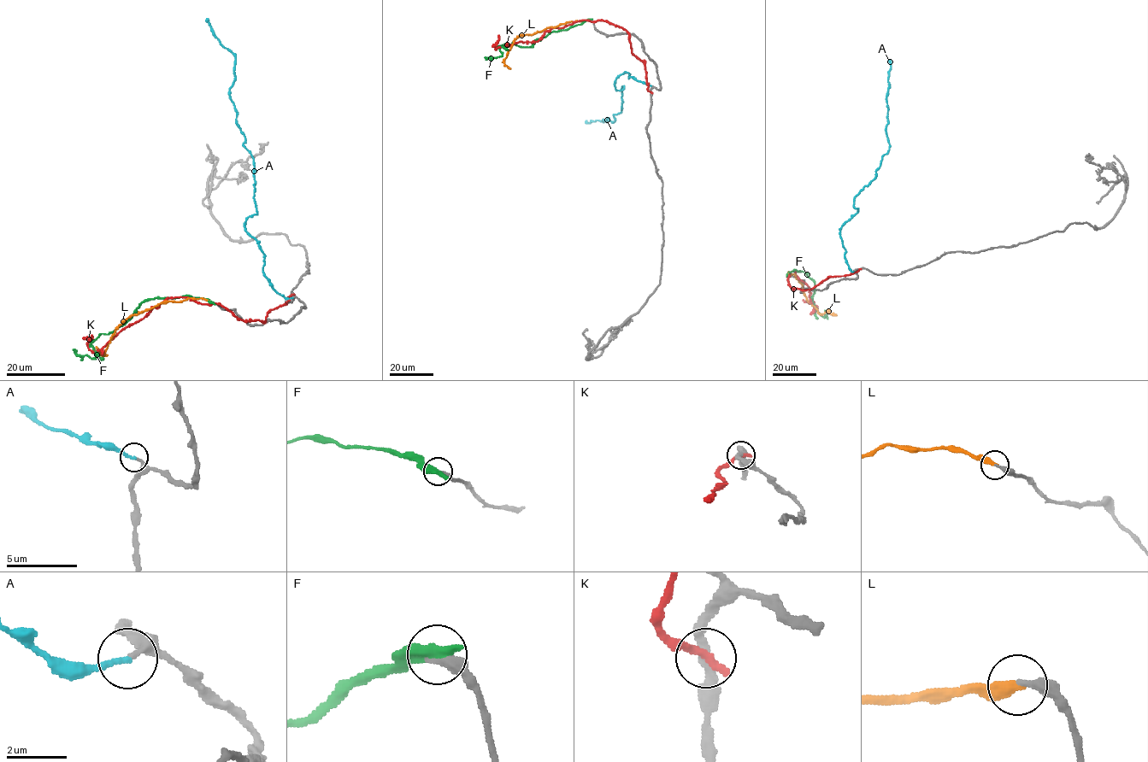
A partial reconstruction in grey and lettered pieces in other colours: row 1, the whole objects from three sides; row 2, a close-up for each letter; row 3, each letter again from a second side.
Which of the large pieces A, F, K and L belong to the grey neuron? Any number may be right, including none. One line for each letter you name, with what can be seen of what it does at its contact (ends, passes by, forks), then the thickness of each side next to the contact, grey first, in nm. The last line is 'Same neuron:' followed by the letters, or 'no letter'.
A: it ends there; 220 nm thick on the grey side, 190 nm on the other
L: it ends there; 260 nm thick on the grey side, 360 nm on the other
Same neuron: A, L

